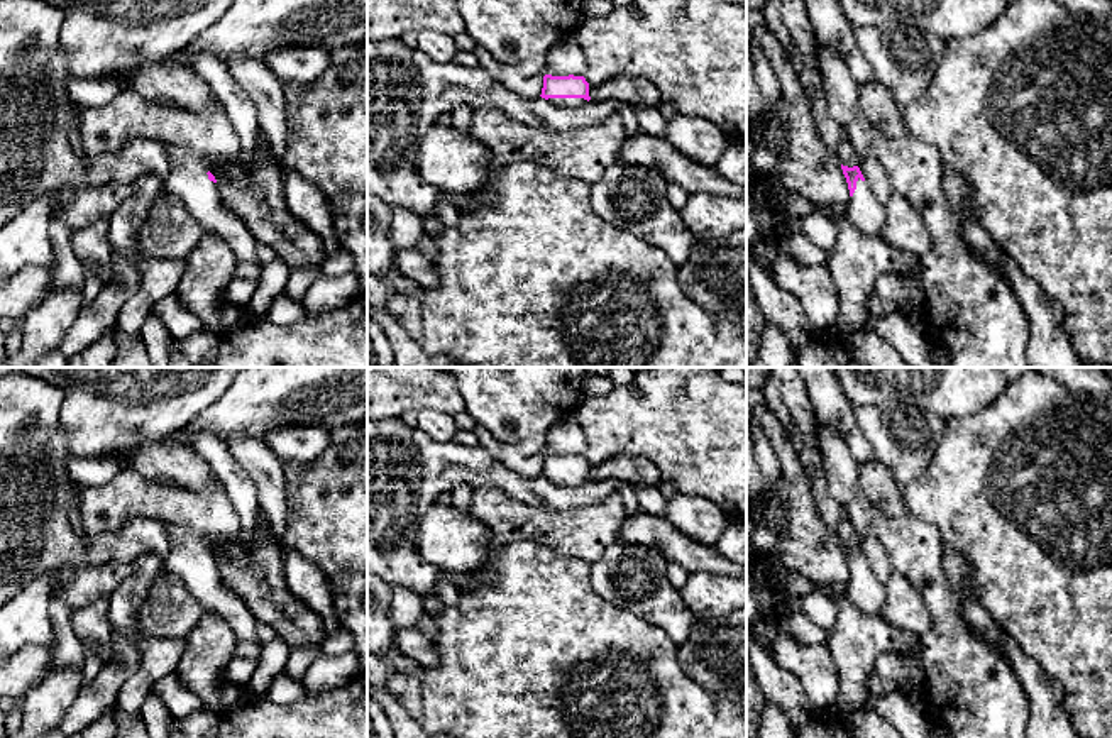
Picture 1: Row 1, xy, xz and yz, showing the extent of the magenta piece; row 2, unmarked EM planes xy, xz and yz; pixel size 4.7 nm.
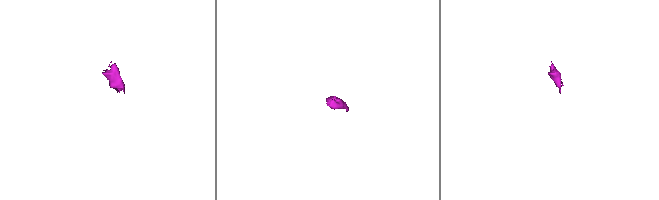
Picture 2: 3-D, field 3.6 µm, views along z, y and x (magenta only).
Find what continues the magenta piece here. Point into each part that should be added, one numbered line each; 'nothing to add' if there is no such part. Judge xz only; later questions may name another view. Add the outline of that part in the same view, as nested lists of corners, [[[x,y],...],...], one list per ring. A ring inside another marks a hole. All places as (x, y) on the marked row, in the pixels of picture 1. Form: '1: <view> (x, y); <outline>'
1: xz (559, 102); [[[548,98],[548,102],[560,108],[575,108],[575,107],[582,107],[587,100],[584,98]]]

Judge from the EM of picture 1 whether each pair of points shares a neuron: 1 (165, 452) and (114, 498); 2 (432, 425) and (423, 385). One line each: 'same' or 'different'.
1: different
2: different

